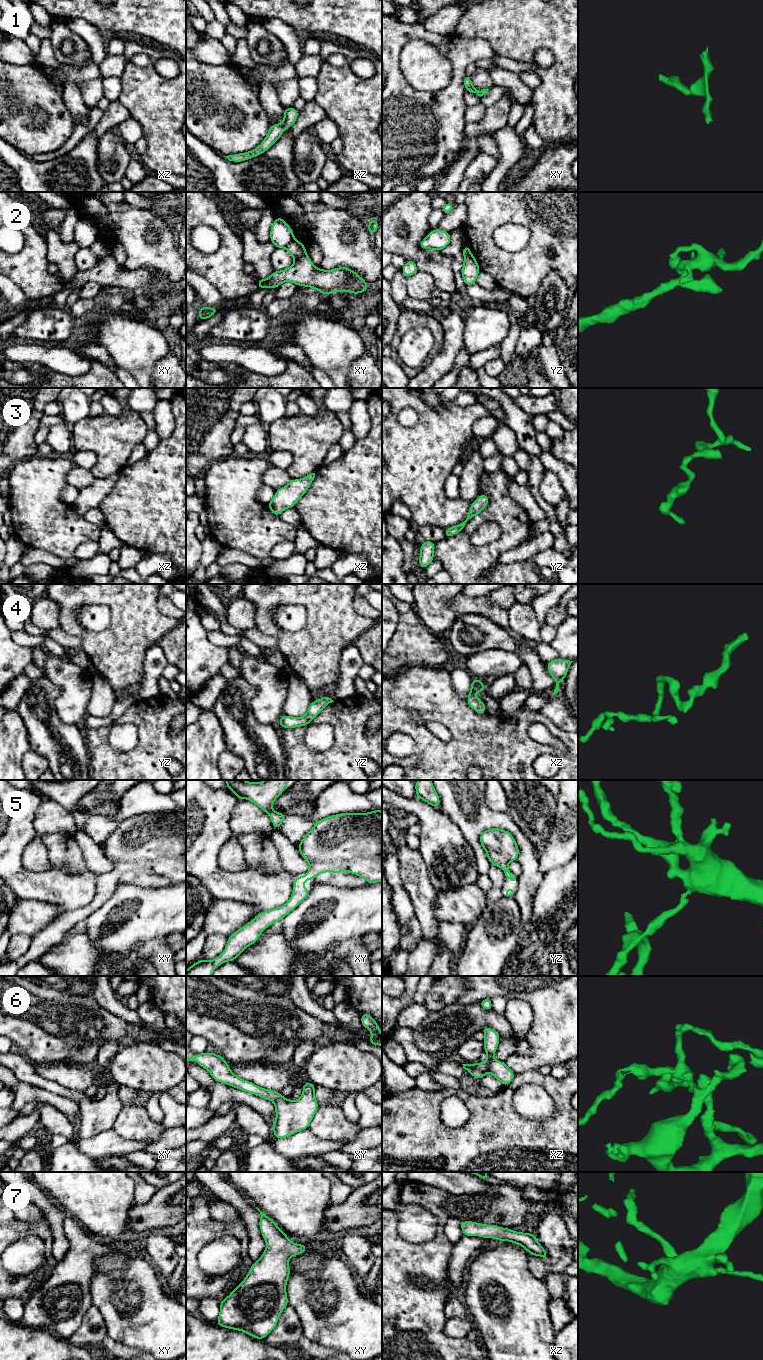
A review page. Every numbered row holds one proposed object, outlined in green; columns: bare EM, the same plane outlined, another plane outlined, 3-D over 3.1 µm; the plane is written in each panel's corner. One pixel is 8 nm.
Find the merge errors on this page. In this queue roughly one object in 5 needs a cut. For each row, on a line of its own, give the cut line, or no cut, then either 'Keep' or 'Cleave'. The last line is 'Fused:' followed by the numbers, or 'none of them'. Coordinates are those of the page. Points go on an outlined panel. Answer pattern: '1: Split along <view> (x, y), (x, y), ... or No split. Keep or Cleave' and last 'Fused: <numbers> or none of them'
1: No split. Keep
2: Split along xy (305, 253), (295, 259). Cleave
3: No split. Keep
4: No split. Keep
5: No split. Keep
6: Split along xz (478, 1063), (479, 1067), (471, 1073). Cleave
7: No split. Keep
Fused: 2, 6

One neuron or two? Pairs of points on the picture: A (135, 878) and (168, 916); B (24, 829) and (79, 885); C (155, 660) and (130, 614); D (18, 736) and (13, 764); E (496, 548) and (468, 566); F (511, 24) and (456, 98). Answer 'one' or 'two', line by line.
A: two
B: one
C: two
D: one
E: one
F: two

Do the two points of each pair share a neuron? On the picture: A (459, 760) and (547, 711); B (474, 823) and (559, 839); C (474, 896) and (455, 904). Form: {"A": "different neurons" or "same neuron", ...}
{"A": "different neurons", "B": "different neurons", "C": "same neuron"}

